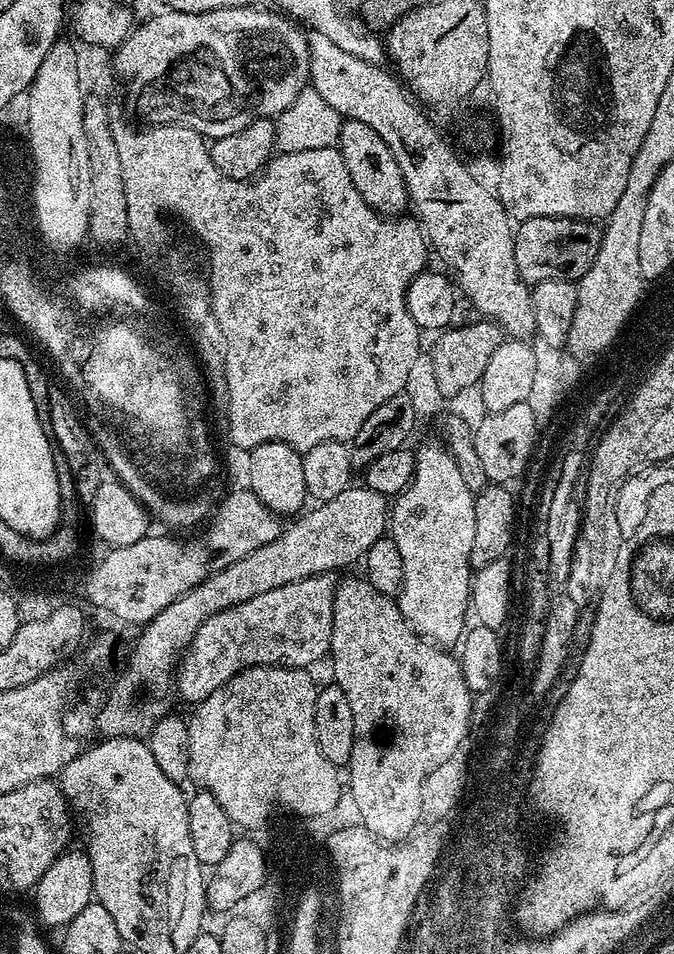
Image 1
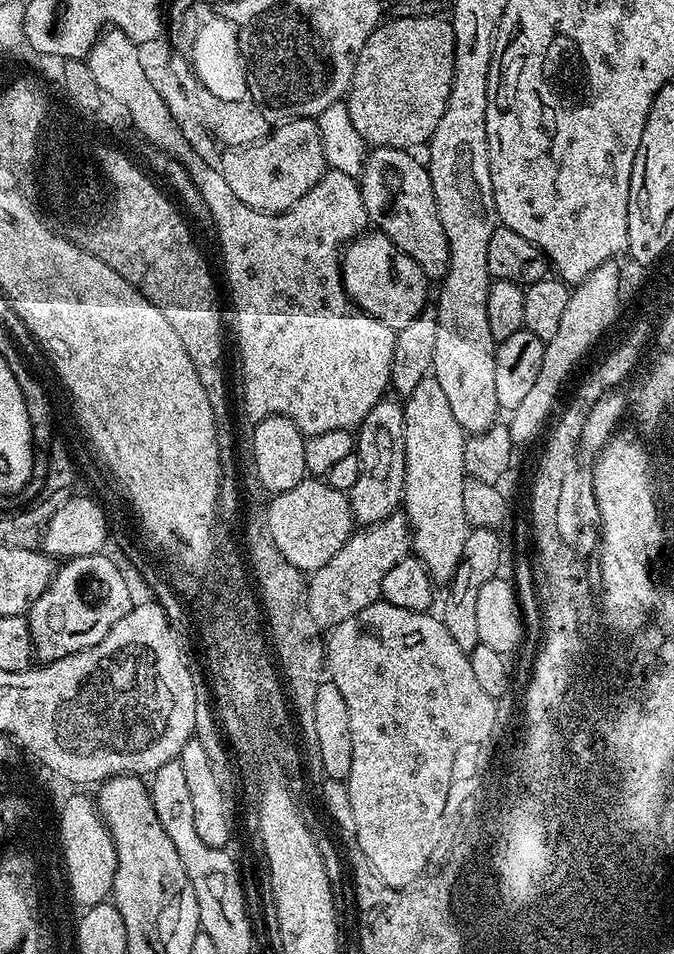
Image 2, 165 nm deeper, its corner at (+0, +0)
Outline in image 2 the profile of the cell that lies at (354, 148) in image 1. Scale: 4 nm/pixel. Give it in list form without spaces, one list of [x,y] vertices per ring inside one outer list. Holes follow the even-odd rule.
[[[373,147],[365,155],[364,168],[358,177],[360,193],[369,221],[388,236],[398,250],[414,258],[429,281],[440,282],[448,272],[446,230],[442,230],[442,222],[438,219],[428,169],[412,156],[415,155],[403,148]]]

